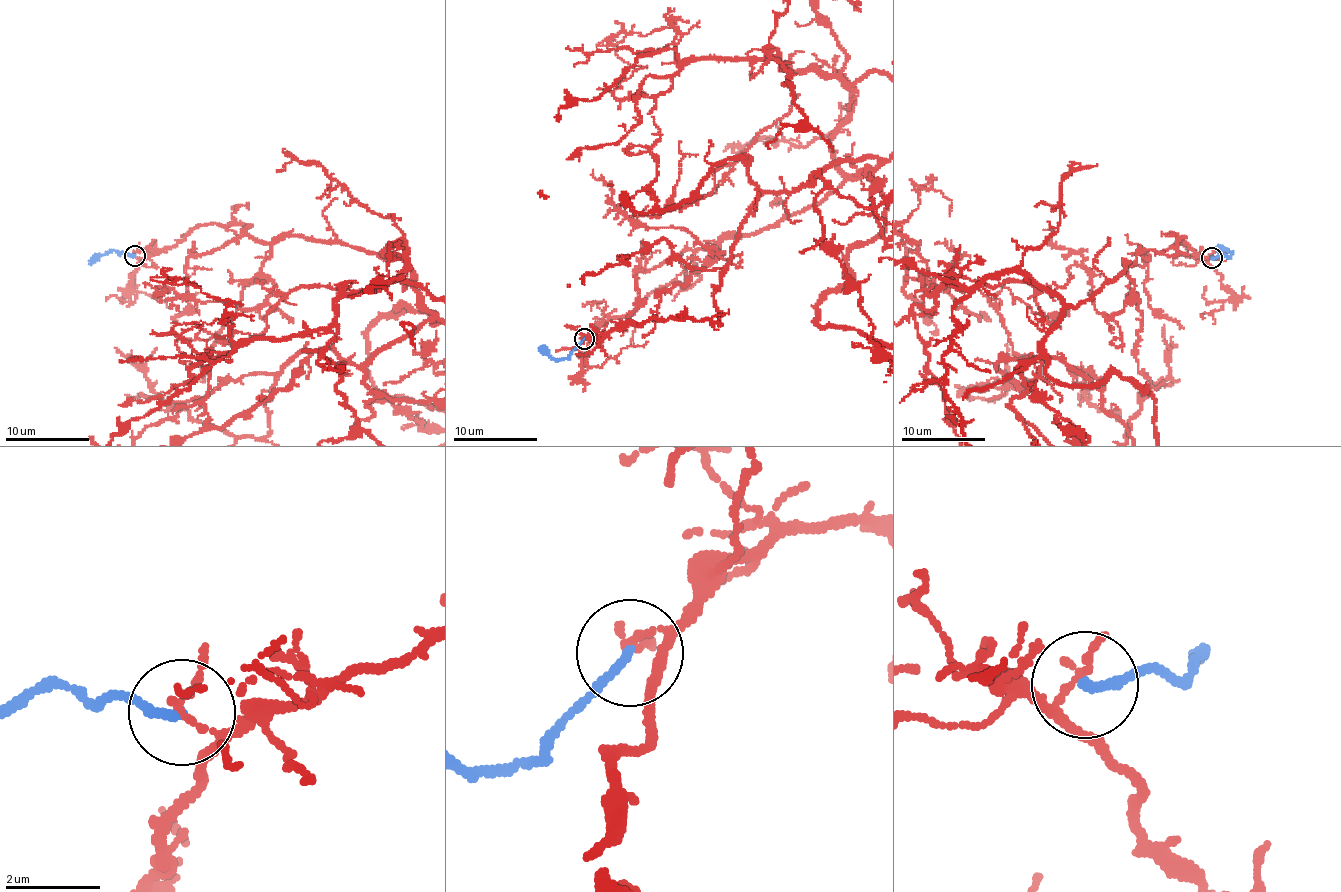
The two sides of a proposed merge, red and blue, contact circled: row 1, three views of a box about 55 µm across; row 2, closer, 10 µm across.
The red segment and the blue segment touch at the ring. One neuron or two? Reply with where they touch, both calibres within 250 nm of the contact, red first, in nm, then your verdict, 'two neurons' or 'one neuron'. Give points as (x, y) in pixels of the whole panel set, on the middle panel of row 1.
(584, 339) | 130/180 nm | two neurons

